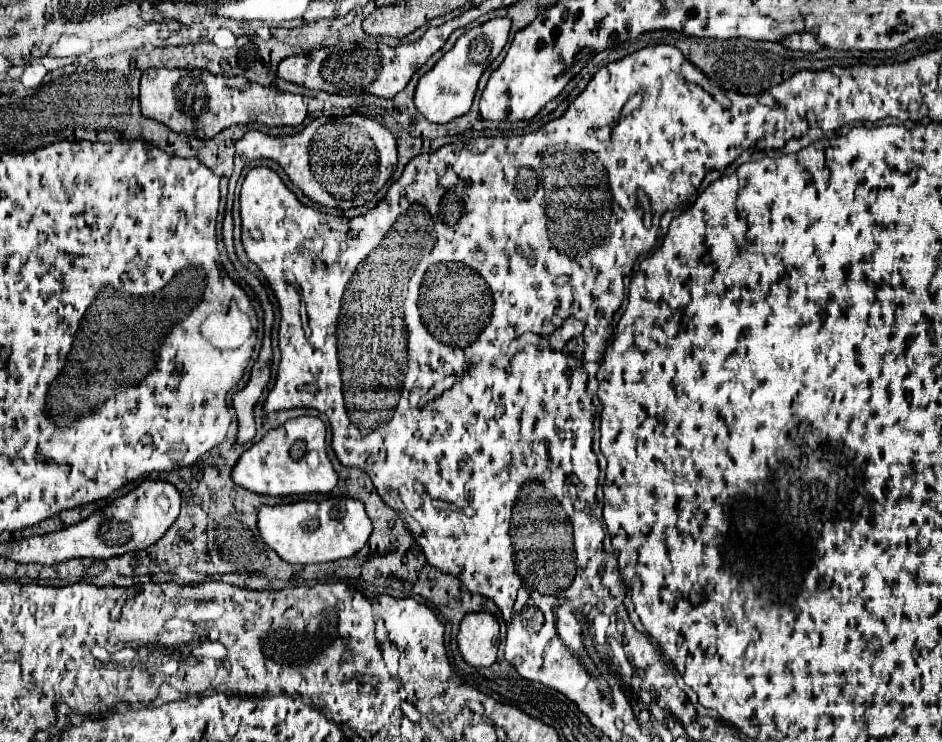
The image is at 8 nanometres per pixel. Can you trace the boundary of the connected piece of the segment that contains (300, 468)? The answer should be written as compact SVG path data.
M297 417L297 419L289 419L287 423L283 423L277 429L267 431L267 435L259 441L253 443L235 463L235 467L231 469L231 479L253 493L259 495L271 495L271 497L287 497L287 495L309 495L309 493L329 493L335 489L337 485L337 473L333 471L333 465L327 457L325 451L325 423L317 417Z

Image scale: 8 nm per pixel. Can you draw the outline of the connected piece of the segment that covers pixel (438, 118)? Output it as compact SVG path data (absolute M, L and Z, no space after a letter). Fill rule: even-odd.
M495 17L479 27L469 29L467 33L463 33L457 39L455 47L449 53L445 53L435 63L435 67L419 79L417 91L415 91L415 105L427 121L449 123L449 121L465 115L471 109L471 103L473 103L473 97L477 91L477 83L479 83L483 71L493 63L493 59L505 47L505 43L509 39L509 29L511 29L509 17Z

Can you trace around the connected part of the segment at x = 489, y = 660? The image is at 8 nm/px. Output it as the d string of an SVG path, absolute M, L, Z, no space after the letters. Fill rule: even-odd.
M469 613L461 621L457 643L471 667L491 667L499 651L499 623L491 613Z

